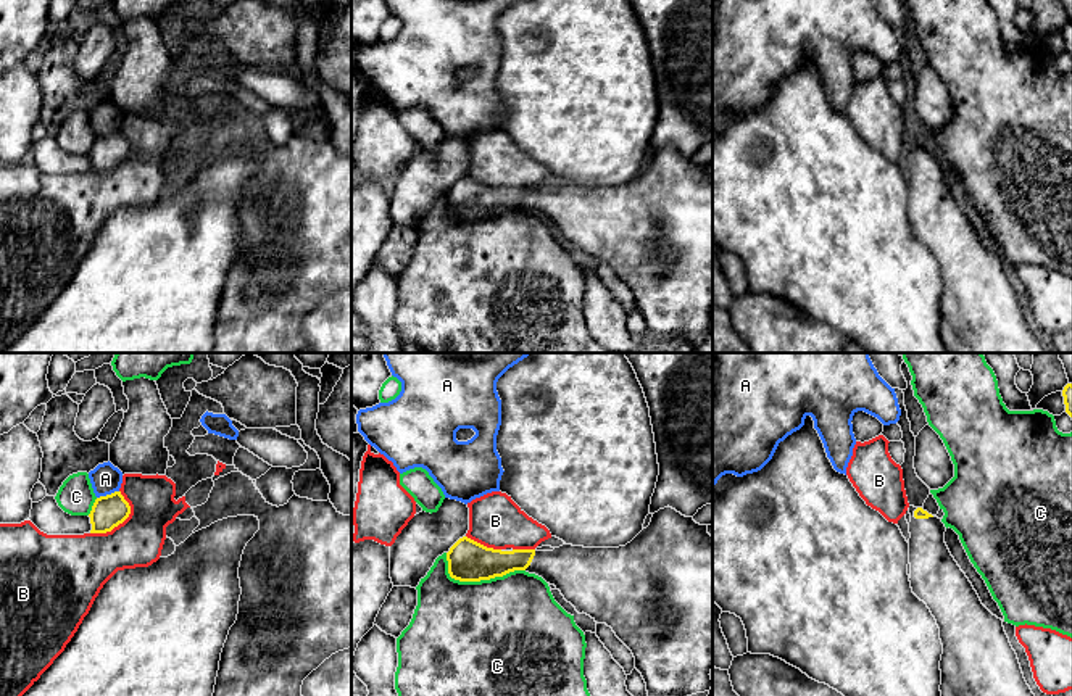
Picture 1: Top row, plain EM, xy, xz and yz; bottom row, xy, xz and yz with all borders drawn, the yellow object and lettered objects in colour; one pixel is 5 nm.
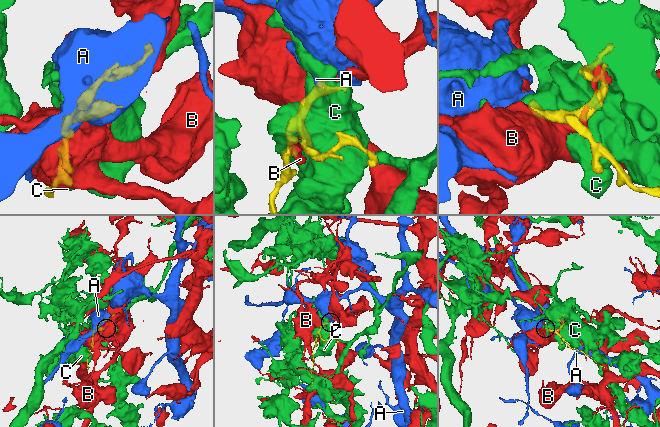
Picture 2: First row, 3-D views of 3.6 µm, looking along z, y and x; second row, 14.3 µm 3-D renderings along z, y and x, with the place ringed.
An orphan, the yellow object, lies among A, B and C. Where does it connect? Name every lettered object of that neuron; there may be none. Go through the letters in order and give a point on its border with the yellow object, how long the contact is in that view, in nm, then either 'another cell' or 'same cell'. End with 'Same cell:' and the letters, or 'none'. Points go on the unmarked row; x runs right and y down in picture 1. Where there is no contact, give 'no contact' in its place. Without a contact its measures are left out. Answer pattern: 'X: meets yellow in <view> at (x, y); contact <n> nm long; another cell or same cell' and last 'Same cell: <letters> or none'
A: meets yellow in xy at (107, 134); contact 120 nm long; another cell
B: meets yellow in xy at (121, 161); contact 260 nm long; another cell
C: meets yellow in xz at (476, 219); contact 400 nm long; another cell
Same cell: none

